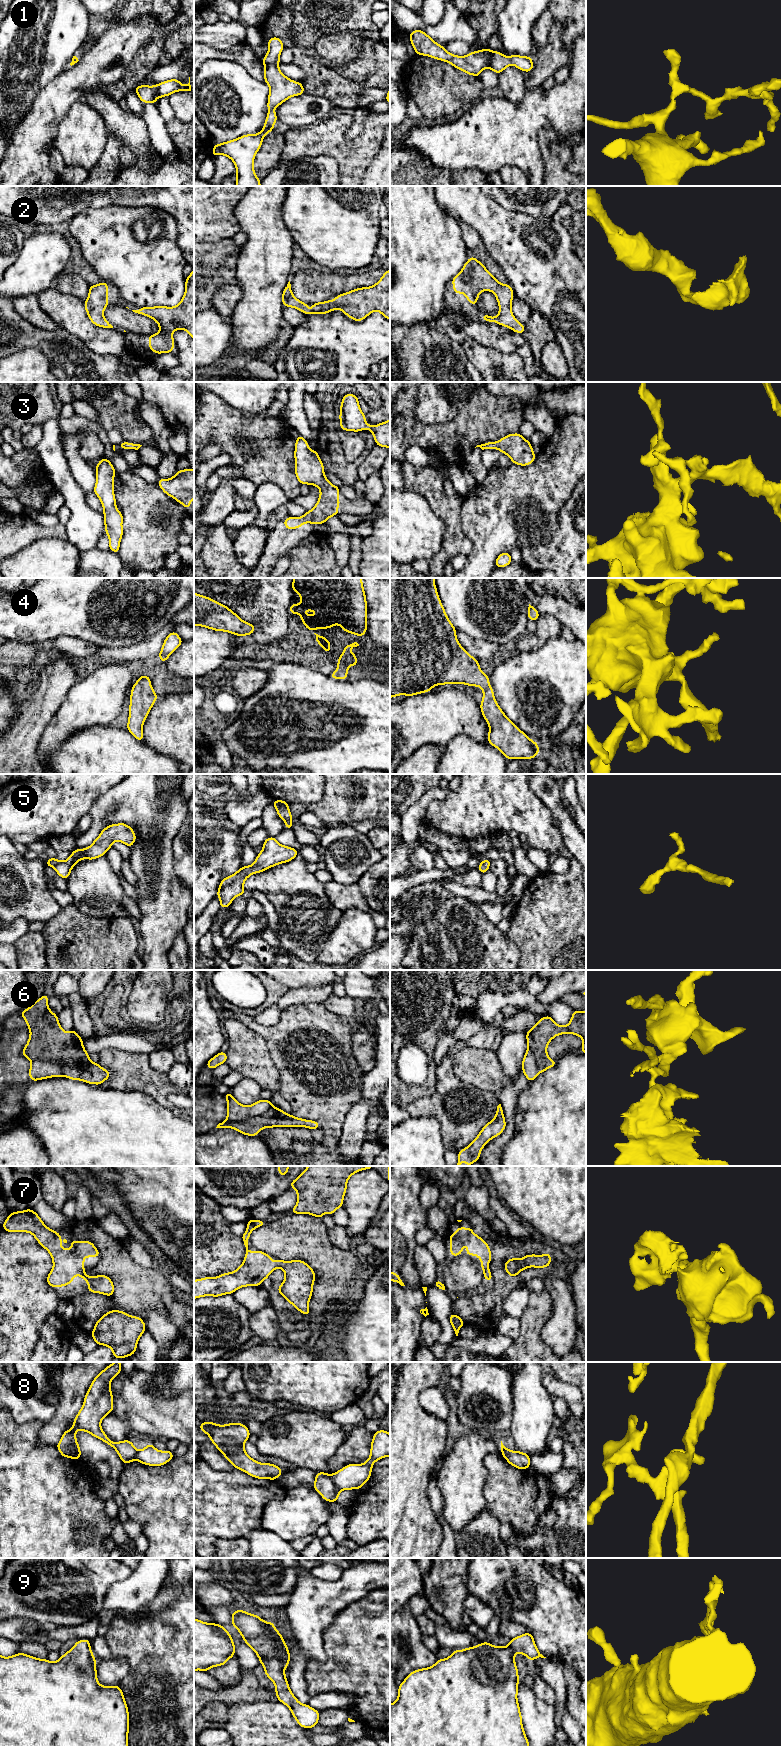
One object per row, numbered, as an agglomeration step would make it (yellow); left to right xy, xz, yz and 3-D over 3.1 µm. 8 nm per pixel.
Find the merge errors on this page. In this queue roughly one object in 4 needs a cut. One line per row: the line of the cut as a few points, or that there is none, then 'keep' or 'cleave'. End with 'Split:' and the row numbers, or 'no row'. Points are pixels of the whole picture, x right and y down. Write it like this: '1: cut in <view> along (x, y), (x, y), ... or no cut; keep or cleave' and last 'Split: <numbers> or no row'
1: no cut; keep
2: no cut; keep
3: no cut; keep
4: no cut; keep
5: no cut; keep
6: cut in xz along (273, 1106), (259, 1115), (240, 1120), (226, 1119); cleave
7: no cut; keep
8: cut in xz along (330, 1475), (333, 1483), (340, 1490); cleave
9: no cut; keep
Split: 6, 8

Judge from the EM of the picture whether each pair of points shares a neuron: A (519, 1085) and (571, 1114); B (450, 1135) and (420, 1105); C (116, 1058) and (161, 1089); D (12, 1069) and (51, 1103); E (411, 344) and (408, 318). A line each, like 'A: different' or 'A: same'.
A: different
B: same
C: same
D: different
E: different

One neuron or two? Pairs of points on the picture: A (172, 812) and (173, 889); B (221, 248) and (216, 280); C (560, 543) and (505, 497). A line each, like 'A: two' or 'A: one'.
A: one
B: one
C: two

